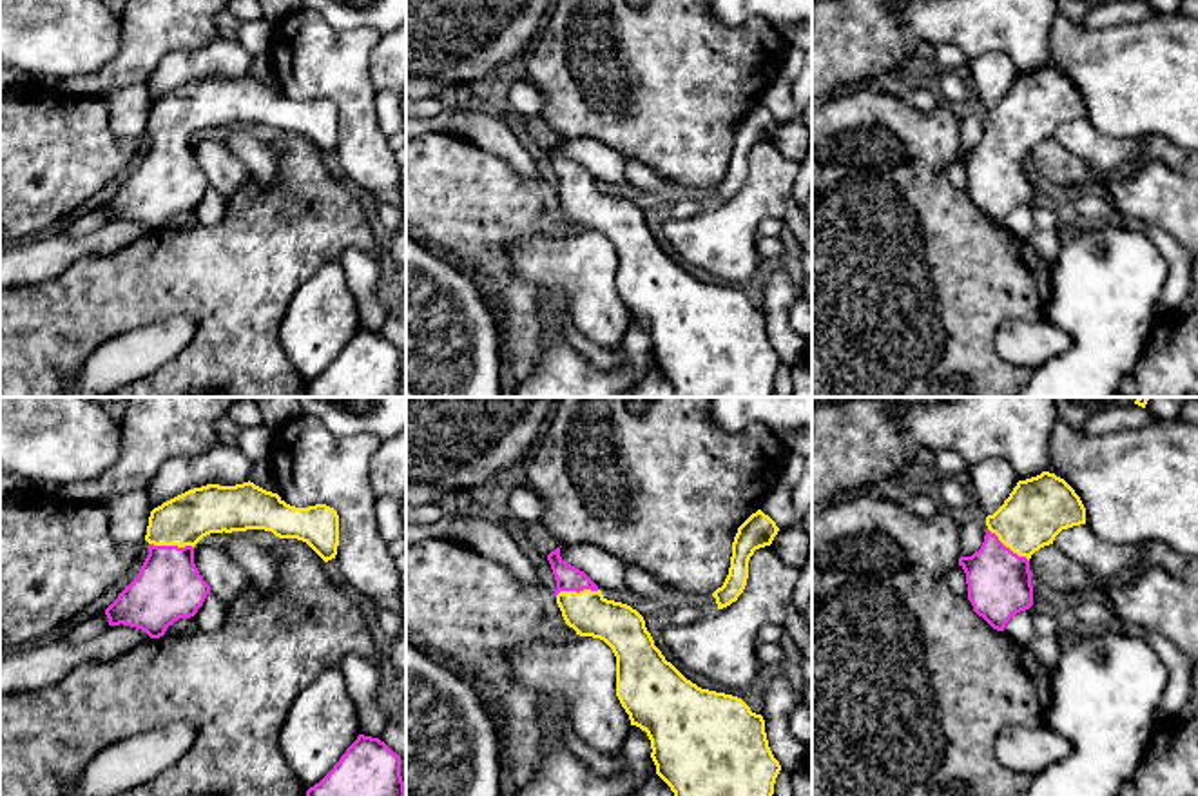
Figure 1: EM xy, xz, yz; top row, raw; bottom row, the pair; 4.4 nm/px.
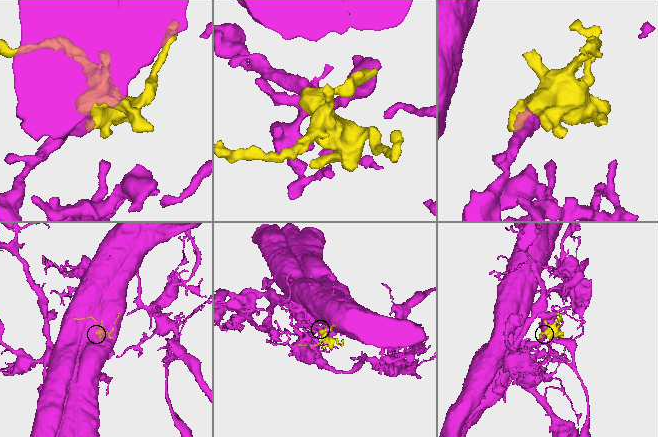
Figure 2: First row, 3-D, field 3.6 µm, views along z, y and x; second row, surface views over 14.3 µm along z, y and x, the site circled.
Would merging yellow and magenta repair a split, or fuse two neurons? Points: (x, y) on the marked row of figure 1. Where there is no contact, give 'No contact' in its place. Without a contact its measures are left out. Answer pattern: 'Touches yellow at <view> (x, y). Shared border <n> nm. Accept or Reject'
Touches yellow at xy (171, 544). Shared border 200 nm. Accept

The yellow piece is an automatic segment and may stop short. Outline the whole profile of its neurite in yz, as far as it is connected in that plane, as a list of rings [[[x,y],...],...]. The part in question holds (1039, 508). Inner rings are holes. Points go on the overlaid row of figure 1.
[[[1042,471],[1019,481],[1004,504],[986,517],[979,551],[961,557],[968,600],[993,629],[1033,606],[1029,558],[1068,528],[1086,524],[1086,508],[1060,477]]]

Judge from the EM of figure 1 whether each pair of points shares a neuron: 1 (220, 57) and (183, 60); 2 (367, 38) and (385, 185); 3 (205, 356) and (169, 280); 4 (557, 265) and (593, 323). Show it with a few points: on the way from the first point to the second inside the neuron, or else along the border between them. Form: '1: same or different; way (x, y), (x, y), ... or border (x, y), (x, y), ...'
1: same; way (211, 60), (193, 60)
2: same; way (357, 75), (357, 129), (363, 149)
3: same; way (205, 338), (205, 316), (187, 298)
4: same; way (571, 280), (593, 301), (593, 309)

